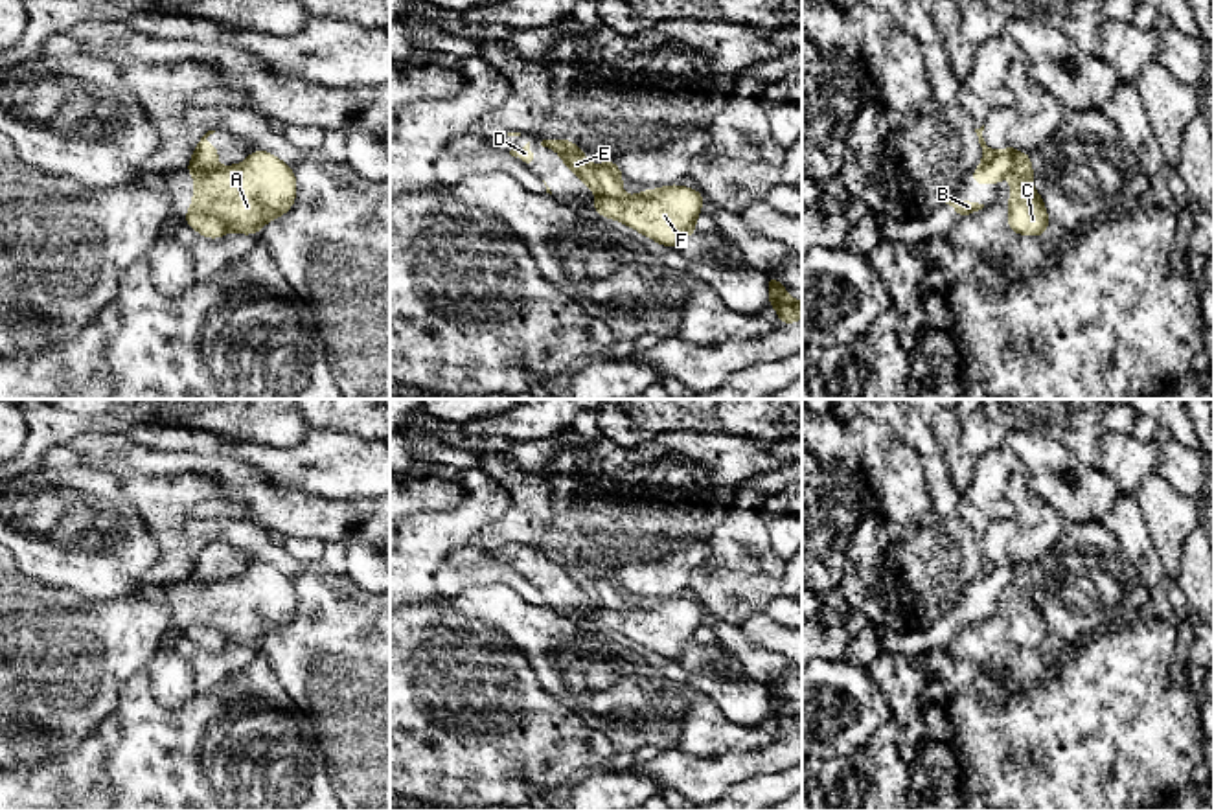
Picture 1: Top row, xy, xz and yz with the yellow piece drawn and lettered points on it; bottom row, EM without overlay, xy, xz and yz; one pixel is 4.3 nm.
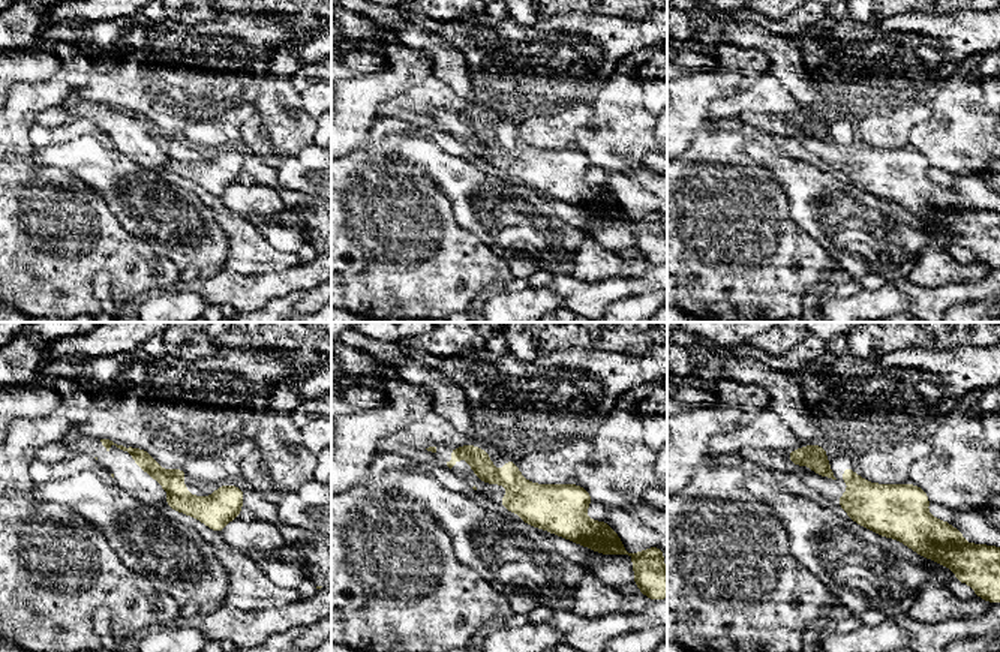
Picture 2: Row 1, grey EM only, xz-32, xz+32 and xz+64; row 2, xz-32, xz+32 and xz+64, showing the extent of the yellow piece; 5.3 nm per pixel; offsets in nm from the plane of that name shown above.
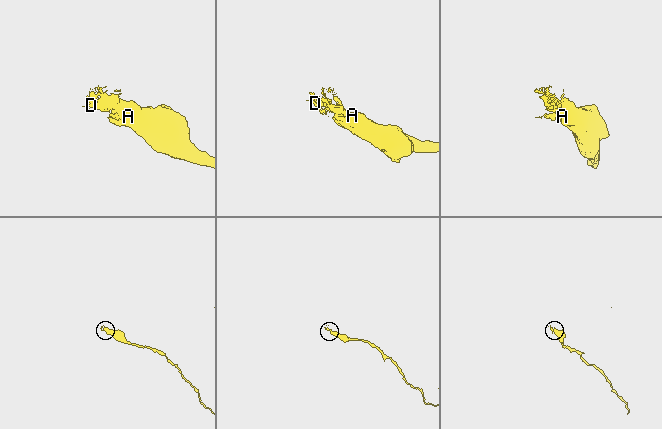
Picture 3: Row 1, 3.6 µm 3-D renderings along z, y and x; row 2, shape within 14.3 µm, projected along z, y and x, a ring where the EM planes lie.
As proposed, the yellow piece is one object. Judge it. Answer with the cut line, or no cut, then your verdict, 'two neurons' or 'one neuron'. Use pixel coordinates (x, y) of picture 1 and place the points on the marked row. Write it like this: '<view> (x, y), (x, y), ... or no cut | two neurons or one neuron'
xz (598, 195), (624, 197) | two neurons

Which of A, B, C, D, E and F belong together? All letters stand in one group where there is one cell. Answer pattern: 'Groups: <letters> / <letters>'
Groups: A C F / B D E

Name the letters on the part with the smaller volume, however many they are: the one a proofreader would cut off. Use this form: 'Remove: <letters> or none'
Remove: B, D, E

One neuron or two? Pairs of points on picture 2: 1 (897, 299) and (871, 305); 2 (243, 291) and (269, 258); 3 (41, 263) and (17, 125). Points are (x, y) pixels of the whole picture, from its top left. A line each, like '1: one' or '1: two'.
1: one
2: two
3: two

